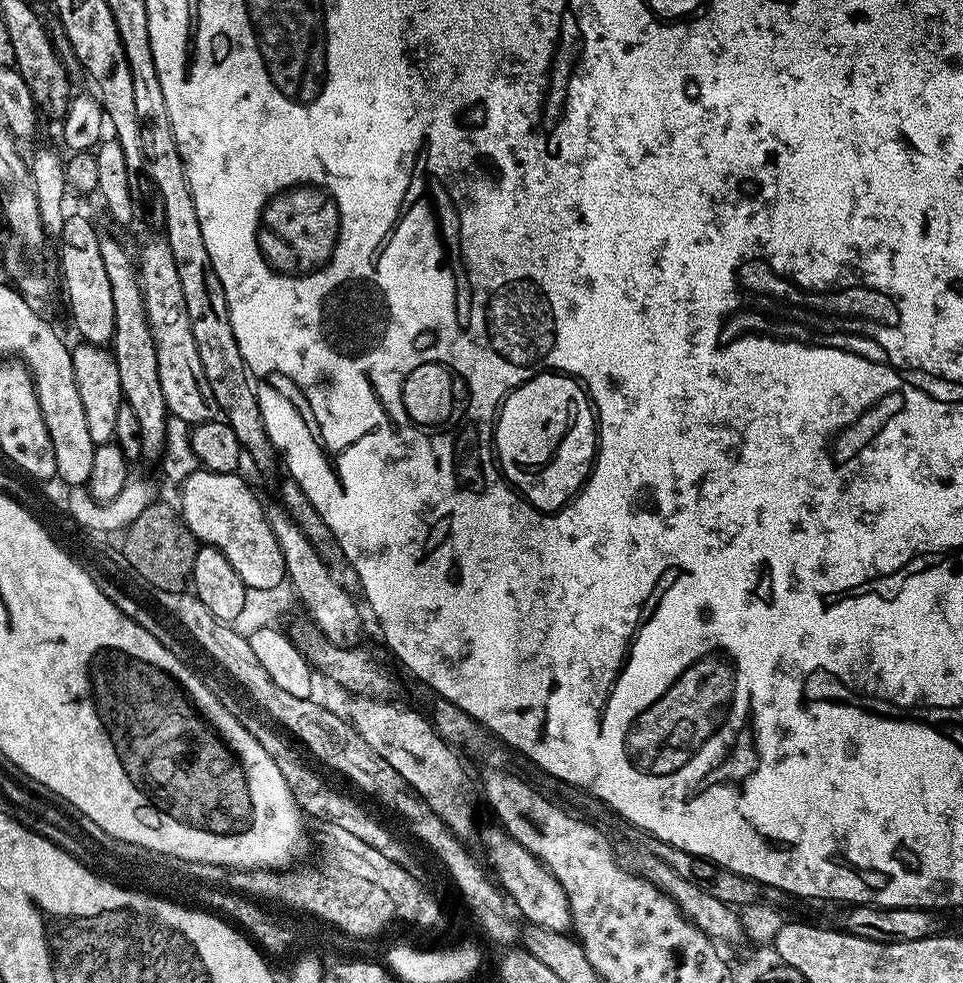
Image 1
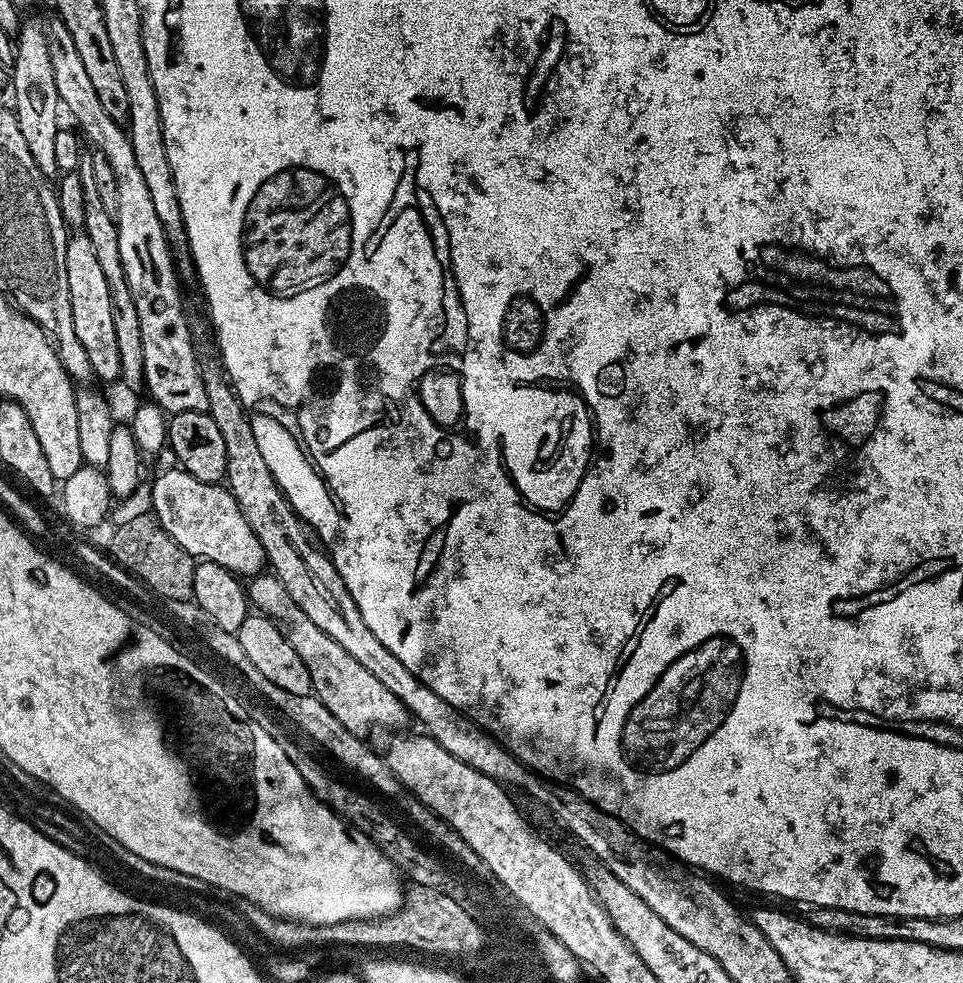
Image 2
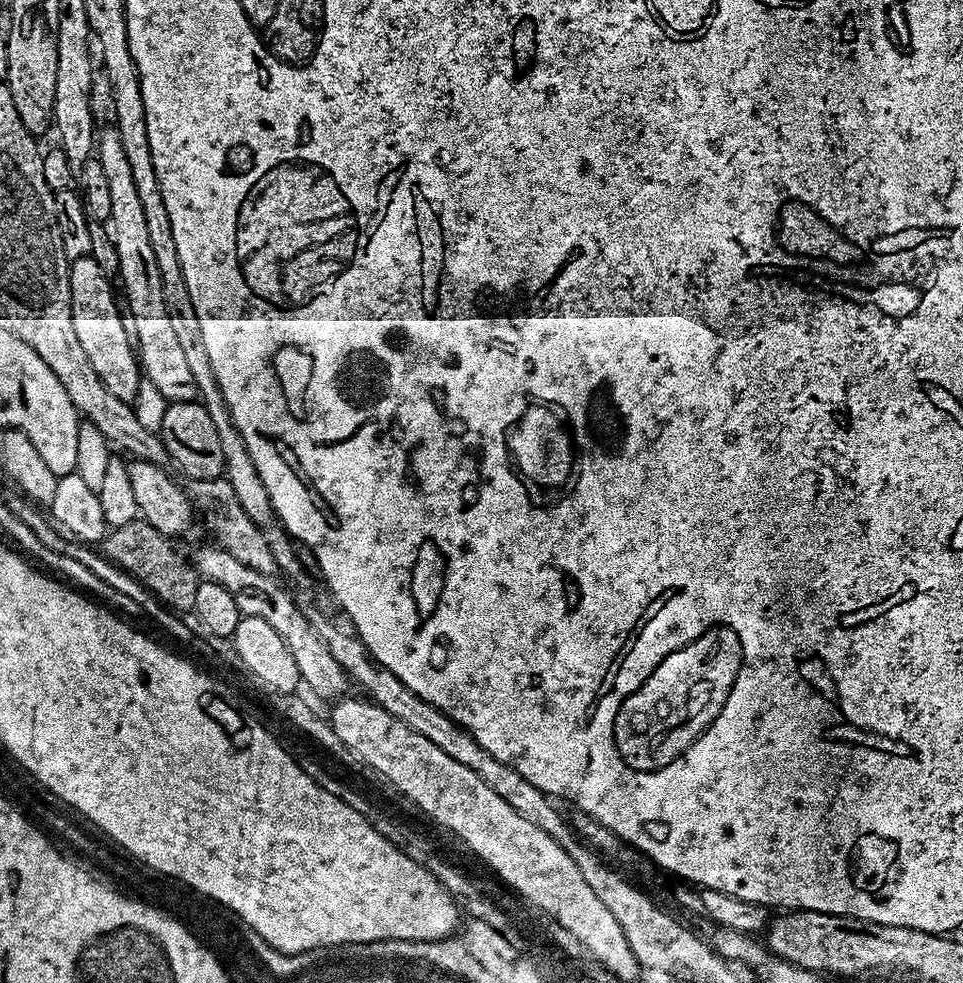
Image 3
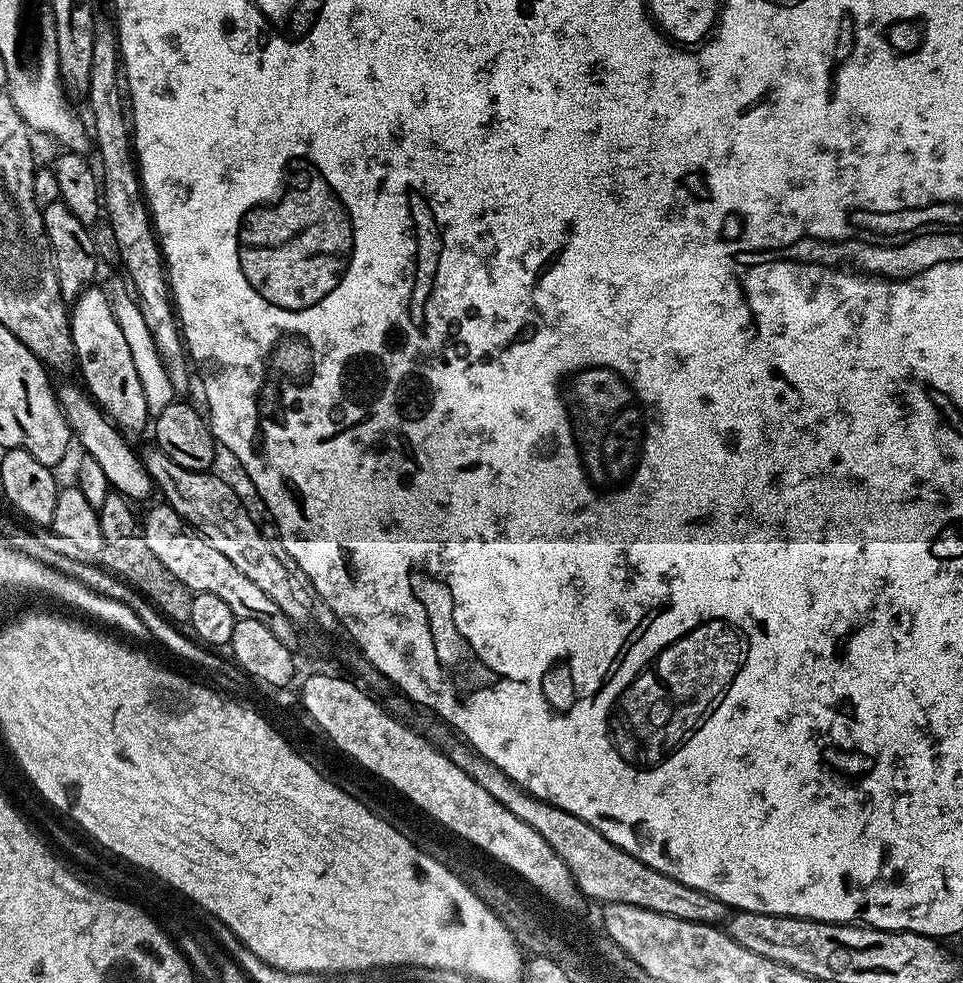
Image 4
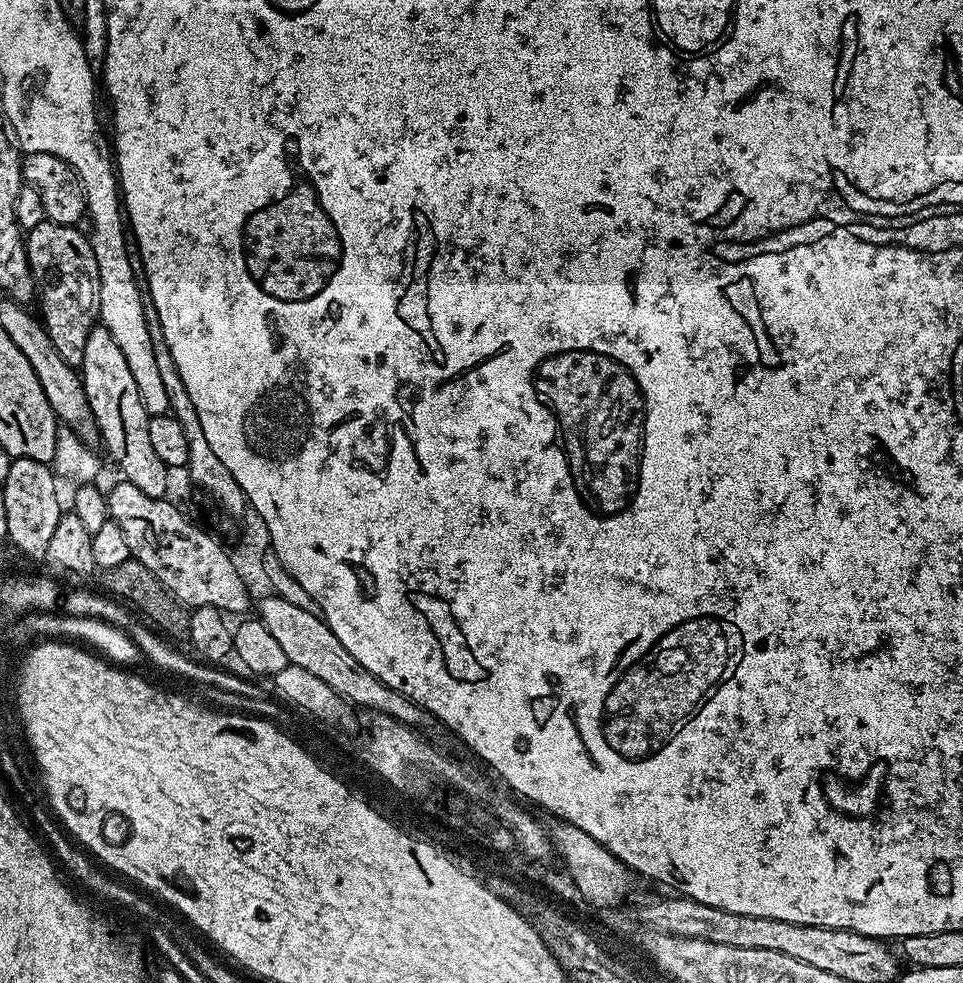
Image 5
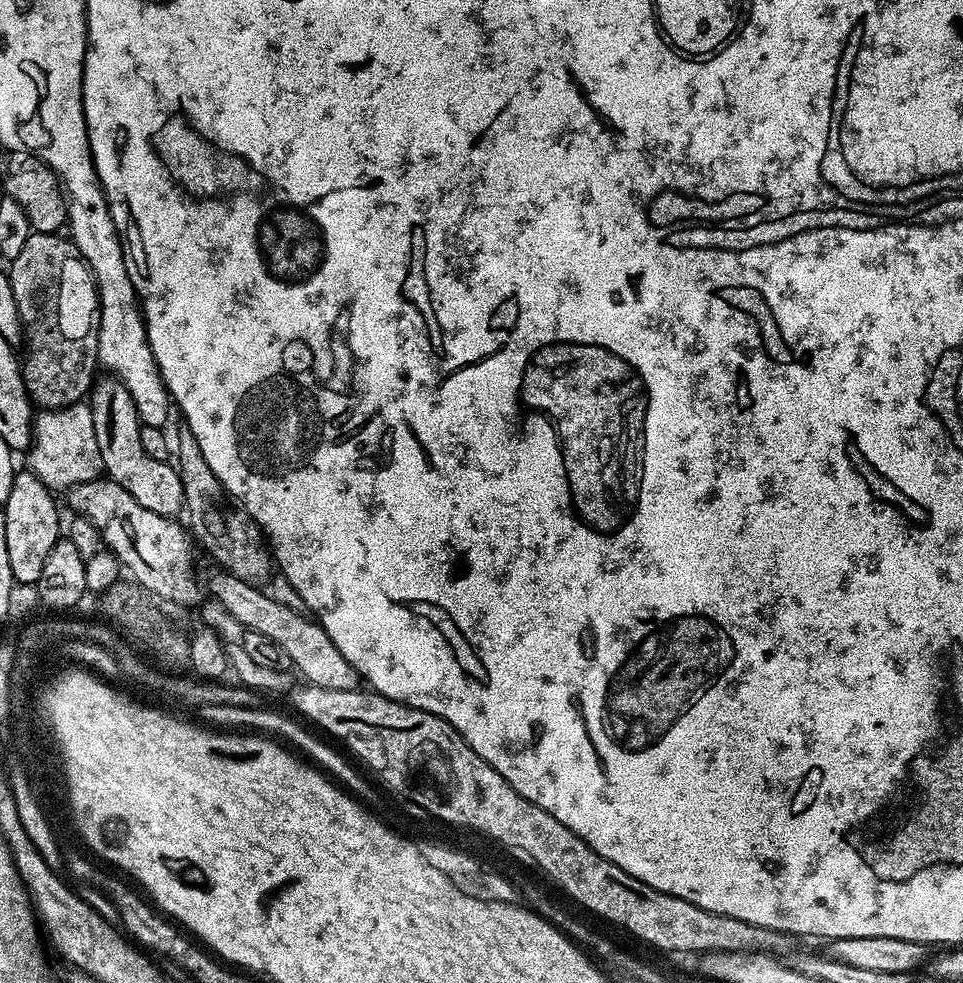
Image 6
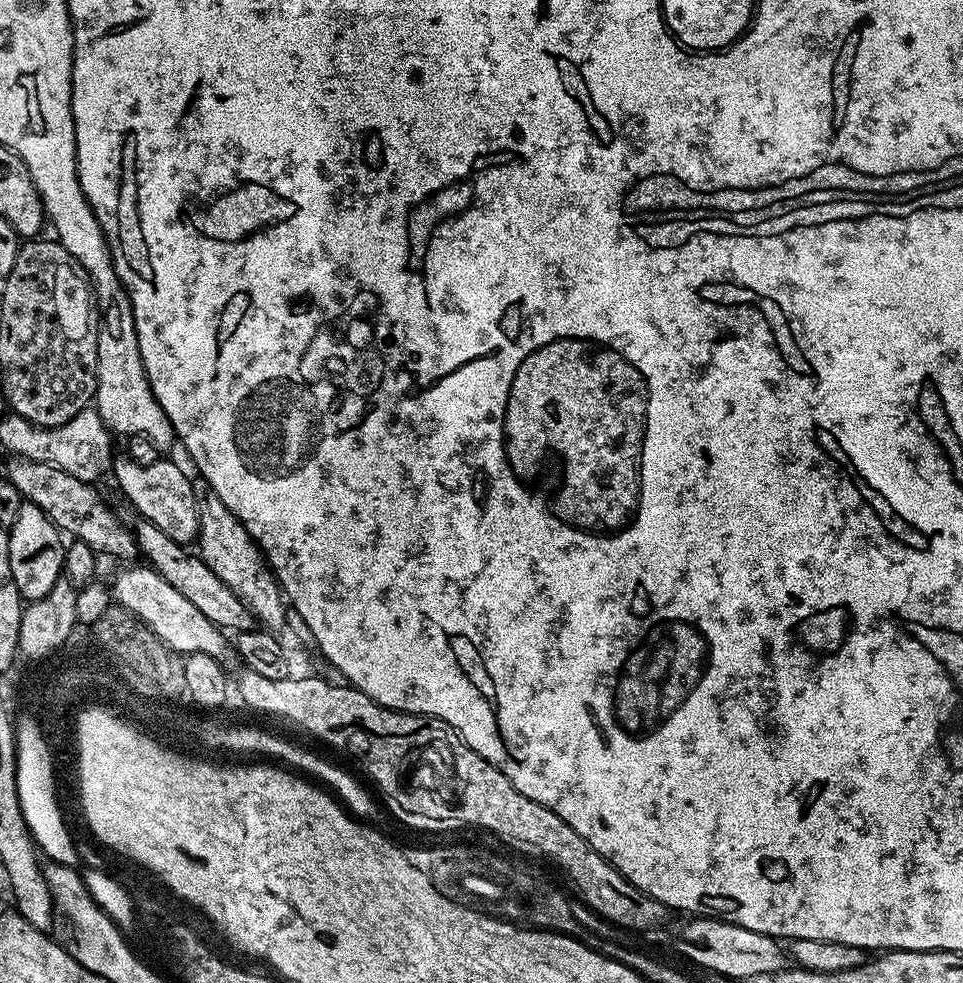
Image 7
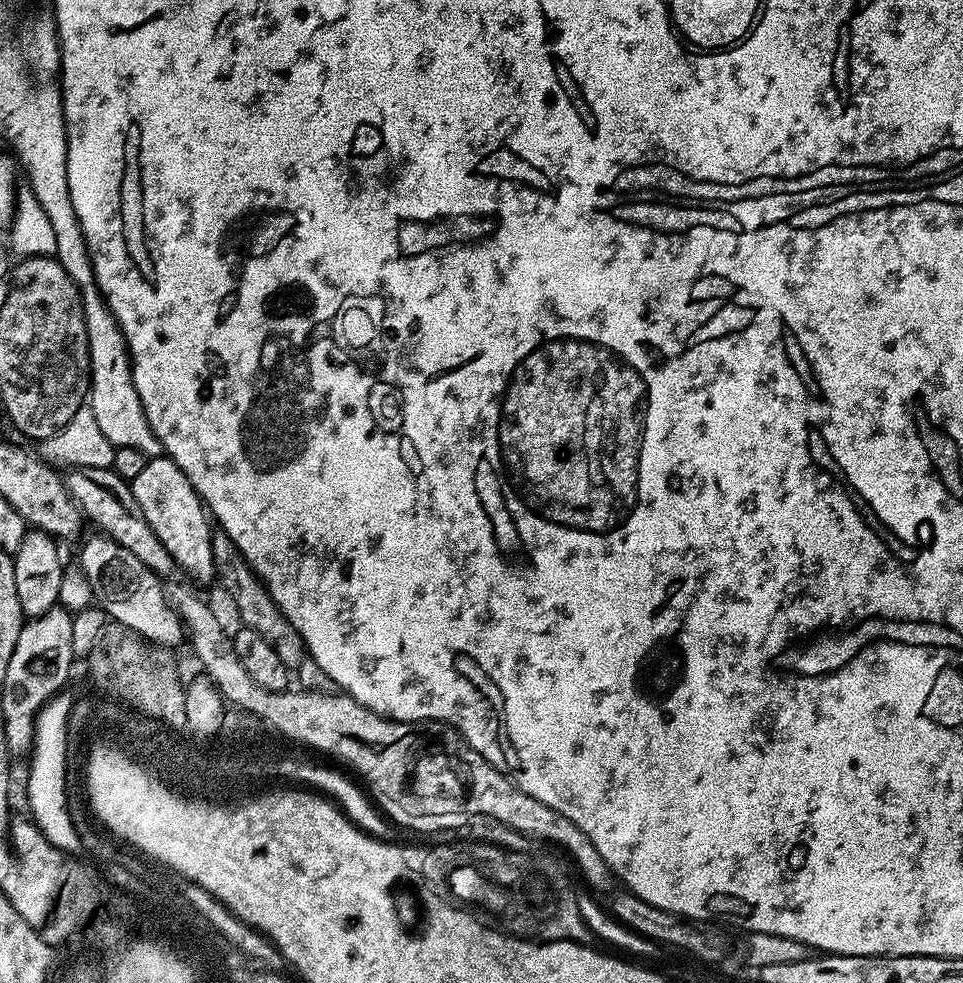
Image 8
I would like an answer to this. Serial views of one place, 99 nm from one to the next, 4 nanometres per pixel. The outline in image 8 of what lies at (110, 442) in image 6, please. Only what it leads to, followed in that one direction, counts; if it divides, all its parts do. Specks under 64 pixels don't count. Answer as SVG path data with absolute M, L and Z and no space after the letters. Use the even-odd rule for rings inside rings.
M167 456L149 459L146 470L130 481L132 493L154 534L158 534L162 546L174 558L177 569L189 576L189 581L200 584L216 580L216 567L212 554L213 525L206 515L204 501L186 478L186 474ZM205 516L205 517L204 517ZM209 524L209 525L208 525Z

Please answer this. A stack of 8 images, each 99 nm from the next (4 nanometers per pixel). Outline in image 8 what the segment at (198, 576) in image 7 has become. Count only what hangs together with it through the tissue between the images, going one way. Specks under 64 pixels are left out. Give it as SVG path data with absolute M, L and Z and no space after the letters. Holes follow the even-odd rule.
M73 467L64 476L64 485L68 488L70 498L80 509L83 519L87 523L89 520L90 523L97 524L100 527L97 529L103 535L109 536L114 542L118 542L118 546L130 550L130 554L134 554L134 558L138 558L138 562L142 562L142 566L146 566L161 578L167 578L171 572L177 571L174 558L170 558L166 546L162 546L162 542L158 539L158 534L154 534L150 522L146 522L146 518L134 498L129 481L122 479L111 468Z

